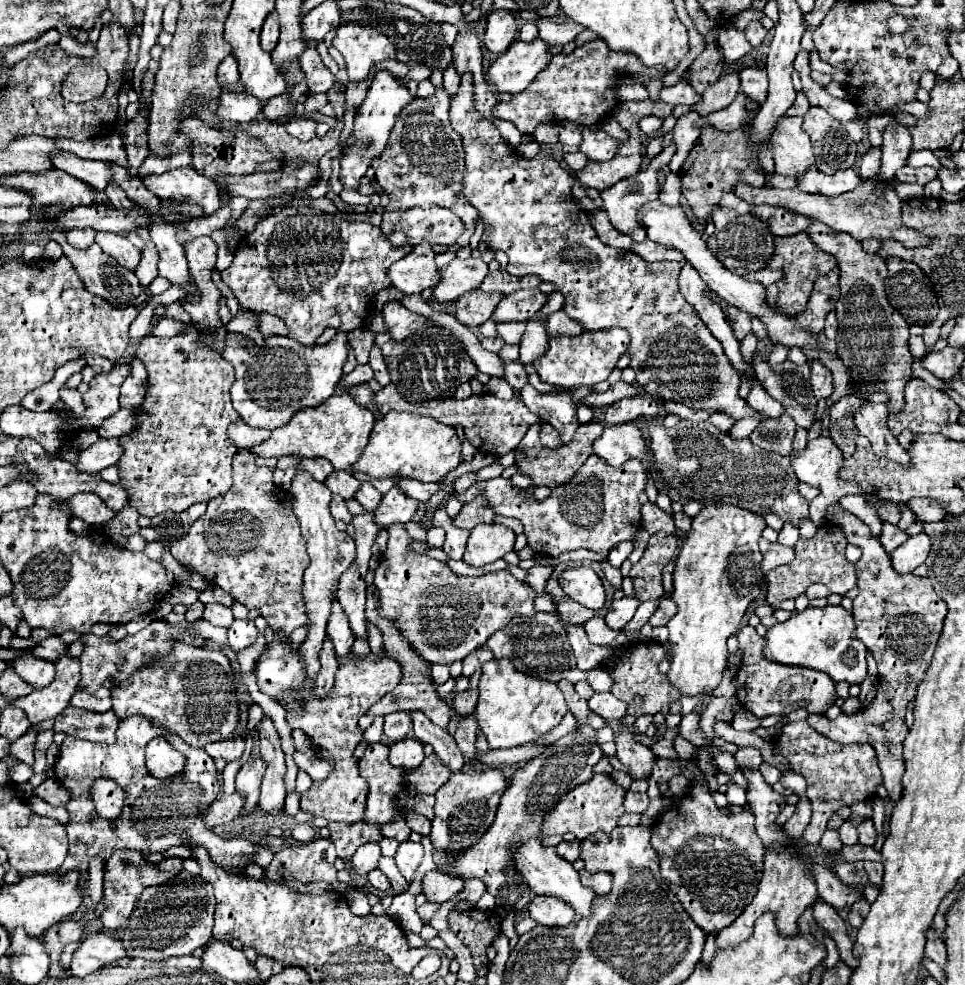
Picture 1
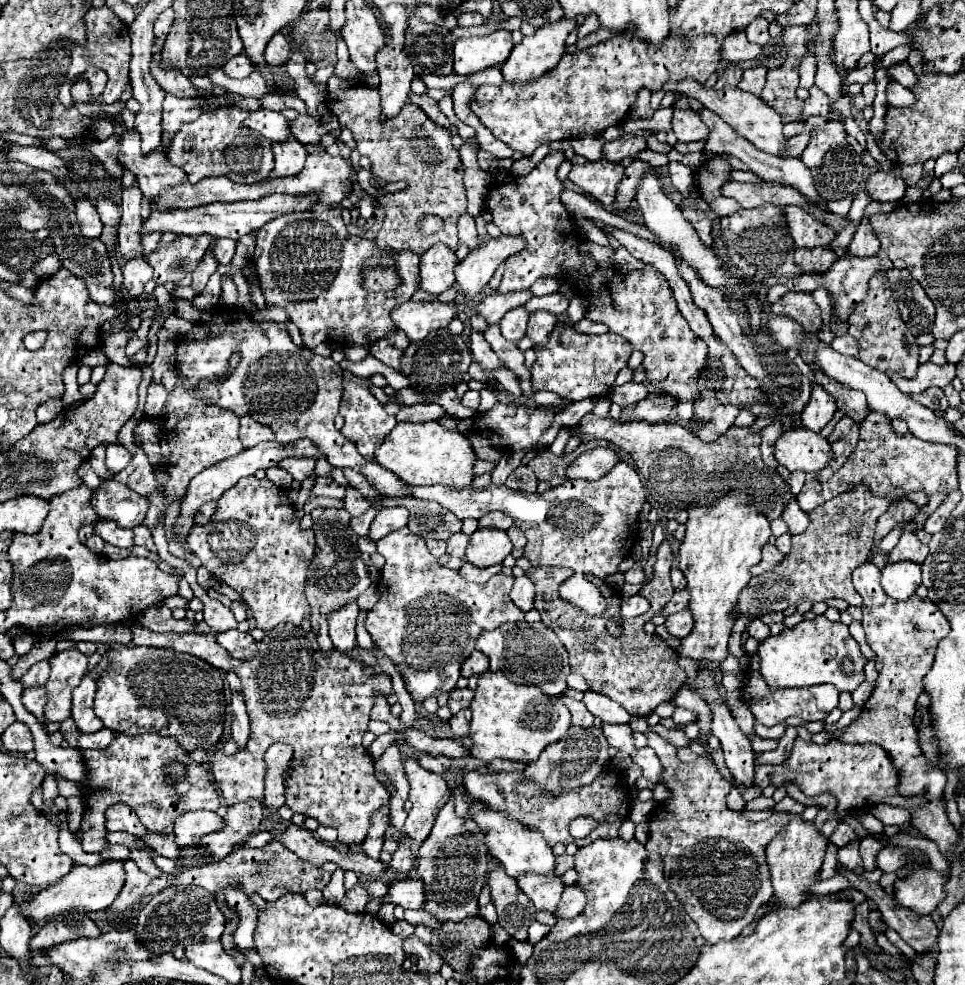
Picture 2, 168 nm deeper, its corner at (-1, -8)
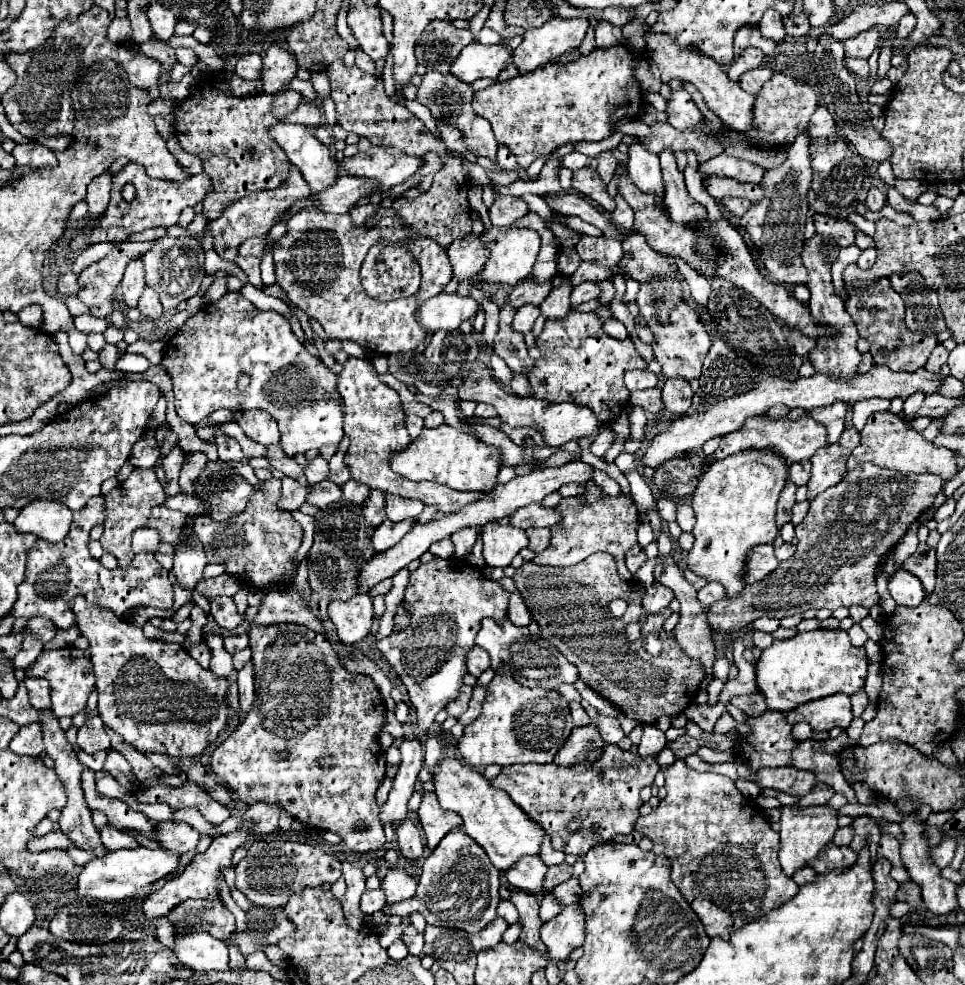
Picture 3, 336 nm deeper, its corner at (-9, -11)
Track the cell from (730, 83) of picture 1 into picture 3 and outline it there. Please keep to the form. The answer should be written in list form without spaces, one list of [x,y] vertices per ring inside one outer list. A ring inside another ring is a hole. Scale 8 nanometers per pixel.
[[[748,47],[748,49],[746,49],[742,55],[738,55],[738,57],[734,59],[734,63],[728,67],[728,77],[730,77],[732,81],[738,81],[744,71],[750,71],[750,69],[756,69],[758,65],[762,65],[764,57],[766,57],[766,55],[764,55],[760,49]]]

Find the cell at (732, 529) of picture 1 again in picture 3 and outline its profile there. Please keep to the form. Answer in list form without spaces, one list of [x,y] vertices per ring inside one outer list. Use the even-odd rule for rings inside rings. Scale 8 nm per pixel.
[[[748,449],[738,451],[722,461],[714,461],[708,471],[700,477],[694,493],[692,493],[692,509],[696,511],[696,527],[694,537],[696,543],[688,555],[688,567],[696,571],[700,577],[708,581],[718,581],[726,587],[726,597],[738,595],[744,587],[744,561],[750,547],[760,543],[770,543],[776,539],[776,503],[780,491],[784,489],[788,479],[788,461],[782,455],[776,455],[772,449]]]

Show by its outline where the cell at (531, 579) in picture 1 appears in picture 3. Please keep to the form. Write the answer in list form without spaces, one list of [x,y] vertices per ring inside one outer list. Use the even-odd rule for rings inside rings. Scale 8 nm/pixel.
[[[518,593],[510,595],[510,601],[508,601],[508,619],[512,623],[516,623],[518,627],[528,627],[532,623],[530,611],[526,609],[526,605],[522,603],[522,597]]]

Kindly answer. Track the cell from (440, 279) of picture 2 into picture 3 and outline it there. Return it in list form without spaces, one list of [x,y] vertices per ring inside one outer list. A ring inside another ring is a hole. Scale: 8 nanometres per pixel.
[[[468,233],[464,239],[456,239],[448,247],[448,259],[454,267],[454,279],[458,281],[472,279],[476,273],[480,273],[488,257],[488,247],[484,247],[480,235],[474,233]]]

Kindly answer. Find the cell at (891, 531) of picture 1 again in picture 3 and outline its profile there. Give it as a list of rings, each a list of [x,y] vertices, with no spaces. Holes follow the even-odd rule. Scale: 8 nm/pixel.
[[[920,543],[916,553],[906,559],[904,569],[922,581],[926,595],[934,593],[934,583],[936,583],[936,549],[934,547]]]

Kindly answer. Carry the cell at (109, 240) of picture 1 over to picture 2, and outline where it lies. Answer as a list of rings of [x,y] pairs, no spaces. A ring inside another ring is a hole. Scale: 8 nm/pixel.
[[[144,256],[128,258],[122,266],[124,286],[128,290],[128,298],[140,298],[144,294],[144,284],[152,278],[152,268]]]

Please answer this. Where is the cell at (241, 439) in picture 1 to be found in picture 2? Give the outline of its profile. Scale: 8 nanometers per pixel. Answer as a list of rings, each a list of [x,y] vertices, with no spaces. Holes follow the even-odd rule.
[[[244,416],[240,420],[240,442],[244,444],[244,448],[252,448],[260,442],[266,442],[266,440],[274,440],[274,432],[270,432],[270,428],[254,422],[250,416]]]

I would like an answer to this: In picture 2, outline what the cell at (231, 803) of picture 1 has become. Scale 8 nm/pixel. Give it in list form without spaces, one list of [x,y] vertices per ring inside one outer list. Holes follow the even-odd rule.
[[[208,810],[186,812],[176,820],[174,836],[176,836],[178,844],[192,846],[192,844],[200,842],[202,836],[206,836],[210,832],[218,832],[224,826],[226,826],[224,818],[220,818],[216,812],[208,812]]]

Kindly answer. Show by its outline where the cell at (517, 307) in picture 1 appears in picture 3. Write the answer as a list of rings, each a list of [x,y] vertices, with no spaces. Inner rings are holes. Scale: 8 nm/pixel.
[[[582,283],[582,285],[576,285],[574,291],[572,291],[572,305],[578,305],[578,303],[584,303],[584,301],[590,301],[590,299],[596,299],[600,295],[600,287],[598,283]]]

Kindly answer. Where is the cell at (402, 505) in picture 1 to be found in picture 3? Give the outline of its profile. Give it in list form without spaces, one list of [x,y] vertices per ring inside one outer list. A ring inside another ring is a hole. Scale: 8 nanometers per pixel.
[[[386,519],[380,527],[374,529],[374,535],[370,539],[374,553],[382,553],[382,551],[394,547],[396,543],[400,543],[402,535],[406,535],[406,531],[410,531],[412,525],[414,525],[412,519],[404,519],[404,521],[398,521],[398,523]]]

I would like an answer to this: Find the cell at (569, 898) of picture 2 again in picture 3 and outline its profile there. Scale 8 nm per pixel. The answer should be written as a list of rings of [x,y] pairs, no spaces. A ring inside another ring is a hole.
[[[578,903],[566,905],[558,917],[544,923],[540,937],[548,947],[552,963],[566,963],[570,959],[570,953],[584,943],[582,907]]]

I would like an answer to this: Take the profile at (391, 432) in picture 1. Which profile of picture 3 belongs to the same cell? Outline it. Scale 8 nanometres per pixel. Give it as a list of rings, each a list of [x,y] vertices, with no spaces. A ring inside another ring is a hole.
[[[444,423],[436,429],[424,427],[418,441],[410,443],[406,451],[394,455],[392,467],[410,481],[434,481],[456,491],[486,491],[498,483],[496,477],[502,467],[502,457],[498,447],[490,447],[478,441],[472,433]]]

